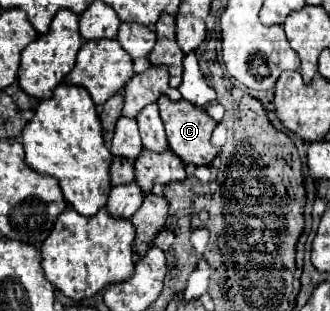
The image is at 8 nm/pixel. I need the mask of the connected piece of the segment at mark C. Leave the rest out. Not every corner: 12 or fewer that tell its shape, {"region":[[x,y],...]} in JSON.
{"region":[[166,95],[158,109],[170,151],[186,165],[212,165],[216,121]]}

